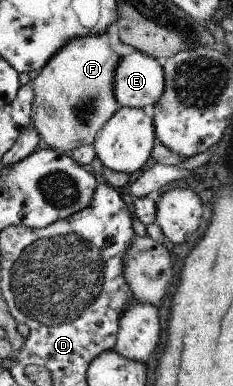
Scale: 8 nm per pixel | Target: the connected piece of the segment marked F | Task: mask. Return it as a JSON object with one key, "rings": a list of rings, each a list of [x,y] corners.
{"rings":[[[108,32],[68,41],[50,61],[32,76],[34,91],[32,124],[45,147],[69,154],[98,139],[98,132],[120,109],[114,95],[114,69],[118,69],[120,55],[110,47]]]}

